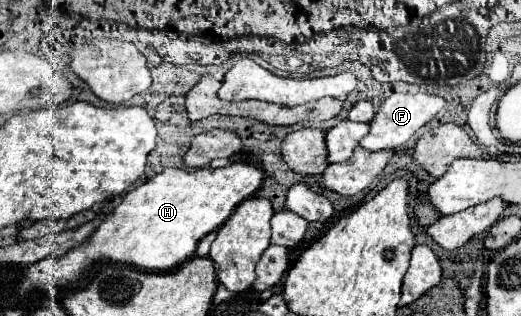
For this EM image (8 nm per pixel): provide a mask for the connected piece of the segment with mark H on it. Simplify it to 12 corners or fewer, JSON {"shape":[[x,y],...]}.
{"shape":[[169,167],[131,189],[85,247],[31,265],[17,293],[99,259],[175,271],[255,195],[263,171]]}

